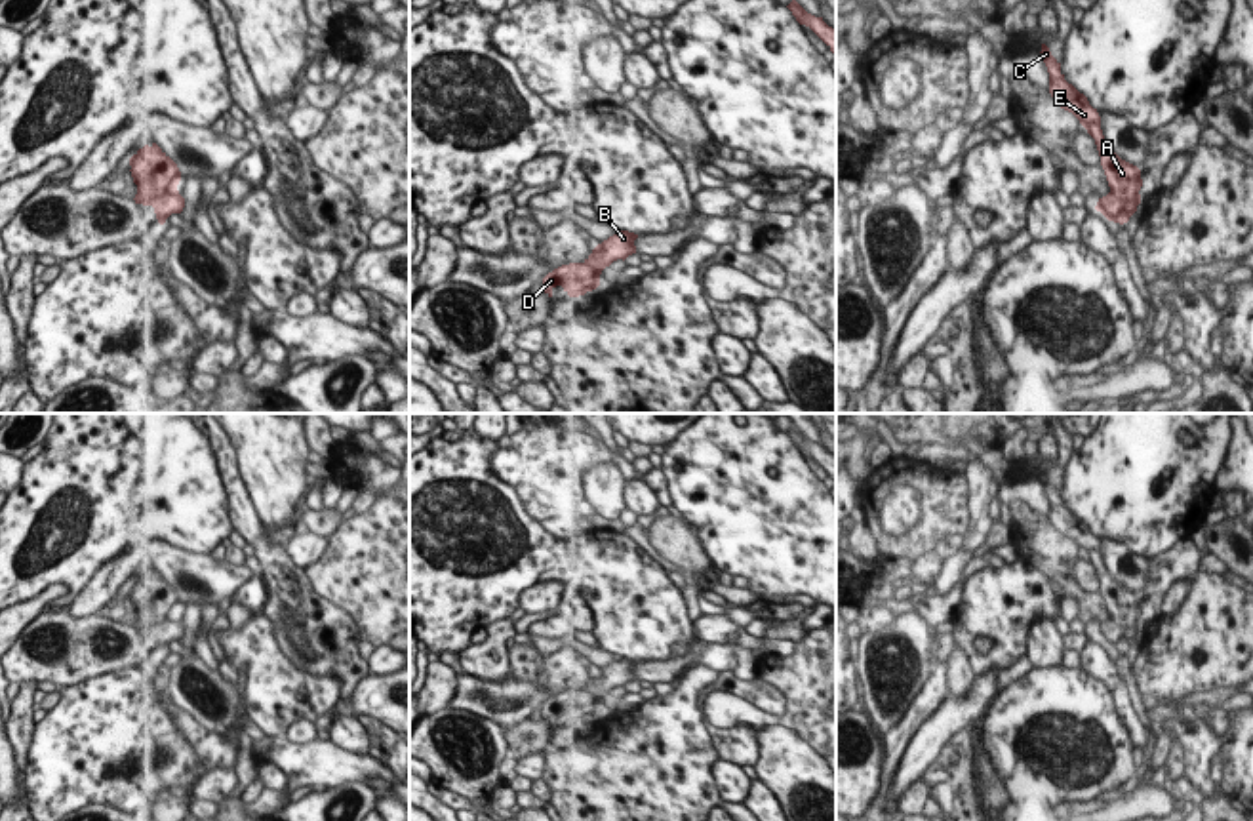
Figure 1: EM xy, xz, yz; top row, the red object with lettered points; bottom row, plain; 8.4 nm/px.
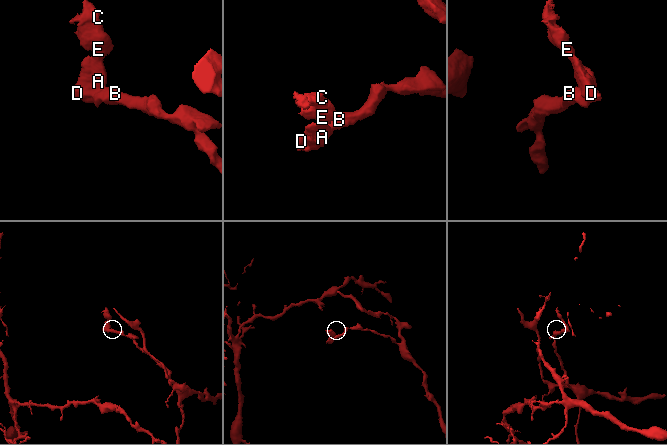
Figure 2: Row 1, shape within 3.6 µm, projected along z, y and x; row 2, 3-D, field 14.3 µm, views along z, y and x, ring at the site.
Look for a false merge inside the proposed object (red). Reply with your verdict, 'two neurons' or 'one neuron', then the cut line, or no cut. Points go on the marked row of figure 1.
two neurons; cut in xy along (176, 187), (151, 204)

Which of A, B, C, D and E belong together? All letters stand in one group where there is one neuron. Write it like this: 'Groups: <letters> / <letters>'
Groups: A C D E / B.

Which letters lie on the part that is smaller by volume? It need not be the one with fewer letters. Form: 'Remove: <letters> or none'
Remove: A, C, D, E

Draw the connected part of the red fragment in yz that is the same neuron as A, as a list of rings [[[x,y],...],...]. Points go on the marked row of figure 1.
[[[1042,44],[1042,59],[1049,72],[1049,93],[1053,101],[1072,112],[1087,133],[1095,139],[1101,166],[1104,170],[1110,192],[1124,204],[1127,215],[1131,217],[1141,204],[1141,170],[1125,160],[1122,160],[1106,143],[1101,130],[1101,116],[1093,109],[1084,93],[1080,93],[1072,84],[1064,80],[1061,72],[1061,63],[1051,55],[1049,48]]]

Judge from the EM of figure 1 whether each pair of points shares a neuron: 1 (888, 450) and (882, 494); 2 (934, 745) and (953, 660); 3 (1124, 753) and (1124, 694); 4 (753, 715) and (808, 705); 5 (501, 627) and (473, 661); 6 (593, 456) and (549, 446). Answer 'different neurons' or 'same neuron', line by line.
1: different neurons
2: different neurons
3: different neurons
4: same neuron
5: same neuron
6: same neuron

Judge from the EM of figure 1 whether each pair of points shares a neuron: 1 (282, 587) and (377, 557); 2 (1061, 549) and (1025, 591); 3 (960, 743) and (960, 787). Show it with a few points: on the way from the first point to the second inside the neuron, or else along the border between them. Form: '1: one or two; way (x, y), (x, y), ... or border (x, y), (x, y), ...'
1: two; border (305, 572), (324, 597), (343, 608)
2: two; border (1012, 555), (1031, 562), (1057, 595)
3: one; way (960, 755), (960, 776)

